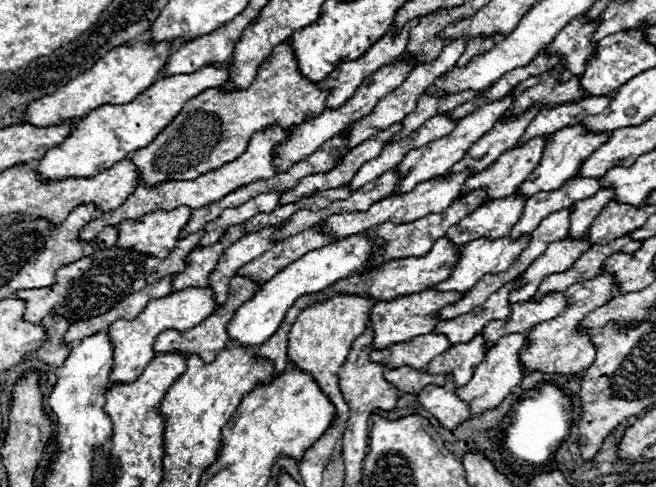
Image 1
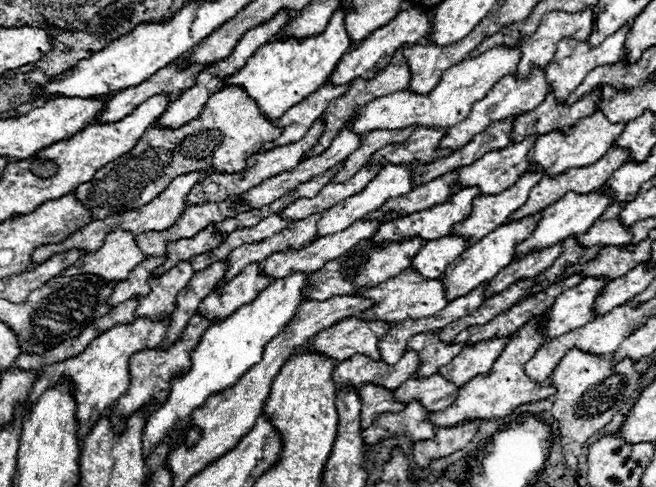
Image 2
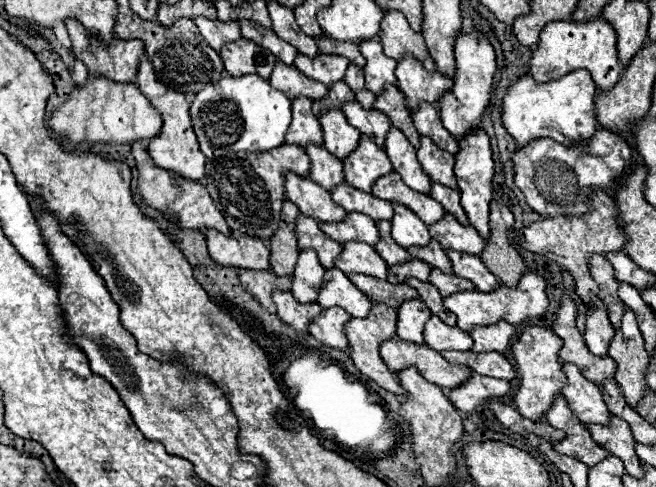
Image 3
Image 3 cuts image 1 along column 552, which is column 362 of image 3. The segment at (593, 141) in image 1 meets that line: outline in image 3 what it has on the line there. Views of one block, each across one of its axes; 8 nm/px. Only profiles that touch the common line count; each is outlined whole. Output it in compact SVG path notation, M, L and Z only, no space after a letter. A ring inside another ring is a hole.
M366 134L360 136L360 146L356 146L356 150L352 152L354 154L344 158L342 164L346 182L358 190L370 192L372 184L380 176L394 172L386 152L380 150L380 146L376 146L376 142L372 142L372 138L368 138Z

